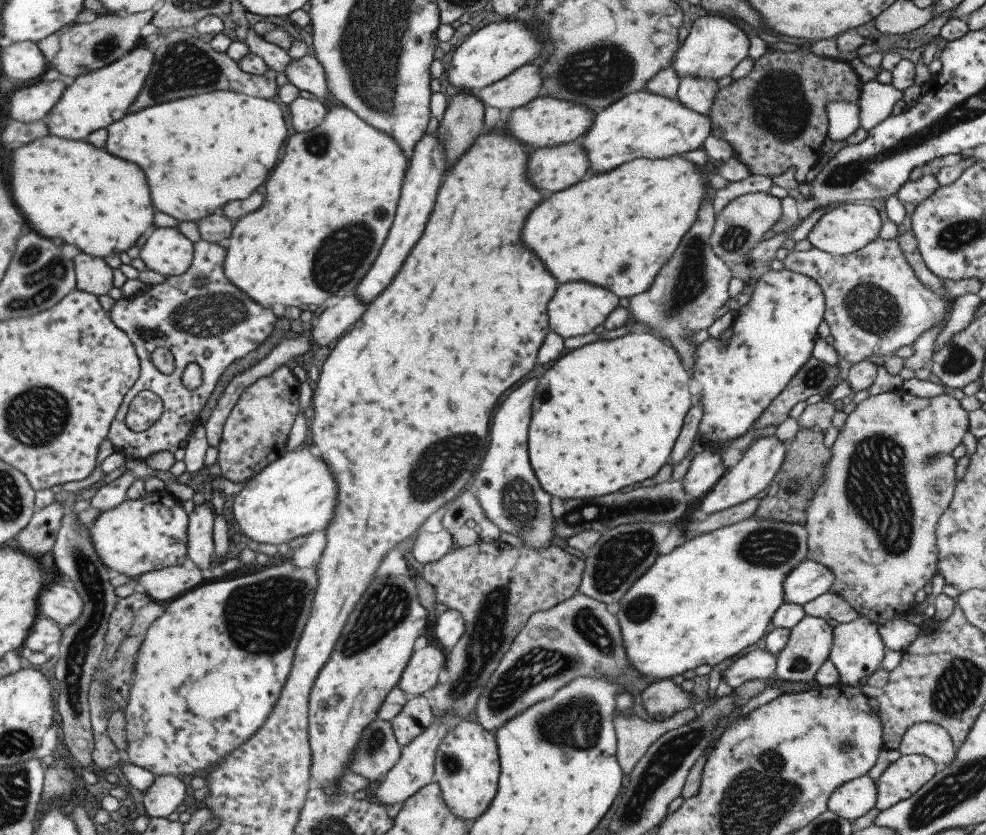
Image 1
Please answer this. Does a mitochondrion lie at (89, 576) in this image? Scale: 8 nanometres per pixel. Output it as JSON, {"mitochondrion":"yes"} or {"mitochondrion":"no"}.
{"mitochondrion":"yes"}

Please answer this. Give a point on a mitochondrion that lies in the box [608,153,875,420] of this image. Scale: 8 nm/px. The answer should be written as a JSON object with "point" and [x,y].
{"point":[693,280]}

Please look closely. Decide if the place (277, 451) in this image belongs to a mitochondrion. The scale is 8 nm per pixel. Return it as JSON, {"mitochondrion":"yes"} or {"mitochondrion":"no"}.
{"mitochondrion":"no"}

